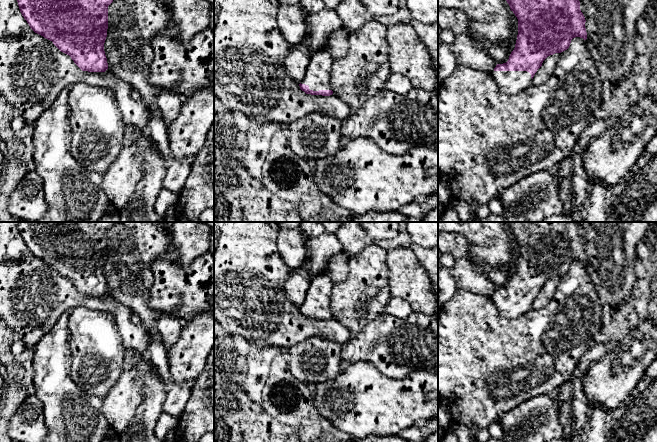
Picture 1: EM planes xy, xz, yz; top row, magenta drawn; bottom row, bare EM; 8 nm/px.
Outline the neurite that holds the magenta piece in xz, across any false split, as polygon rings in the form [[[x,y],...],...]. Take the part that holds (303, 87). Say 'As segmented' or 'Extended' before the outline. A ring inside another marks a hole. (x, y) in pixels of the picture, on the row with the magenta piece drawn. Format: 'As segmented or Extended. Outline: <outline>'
Extended. Outline: [[[322,50],[311,55],[304,79],[299,84],[300,89],[306,94],[311,95],[332,95],[332,60],[331,55],[326,50]]]

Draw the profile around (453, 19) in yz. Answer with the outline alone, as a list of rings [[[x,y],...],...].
[[[438,7],[438,26],[450,30],[455,35],[465,34],[471,37],[470,19],[457,8]]]

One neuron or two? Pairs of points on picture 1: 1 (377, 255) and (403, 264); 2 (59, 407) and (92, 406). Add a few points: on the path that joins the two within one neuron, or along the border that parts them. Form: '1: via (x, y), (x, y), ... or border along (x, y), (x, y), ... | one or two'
1: border along (386, 251), (388, 281) | two
2: via (67, 407), (84, 407) | one

